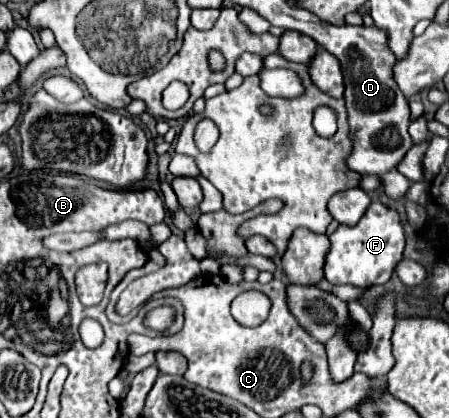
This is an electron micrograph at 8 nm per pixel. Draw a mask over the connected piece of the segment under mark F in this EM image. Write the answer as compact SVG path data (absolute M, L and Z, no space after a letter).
M371 203L357 225L339 225L339 229L329 235L329 241L331 251L325 259L325 279L333 285L347 283L361 289L387 283L397 263L403 259L405 249L405 233L399 213L383 203Z

